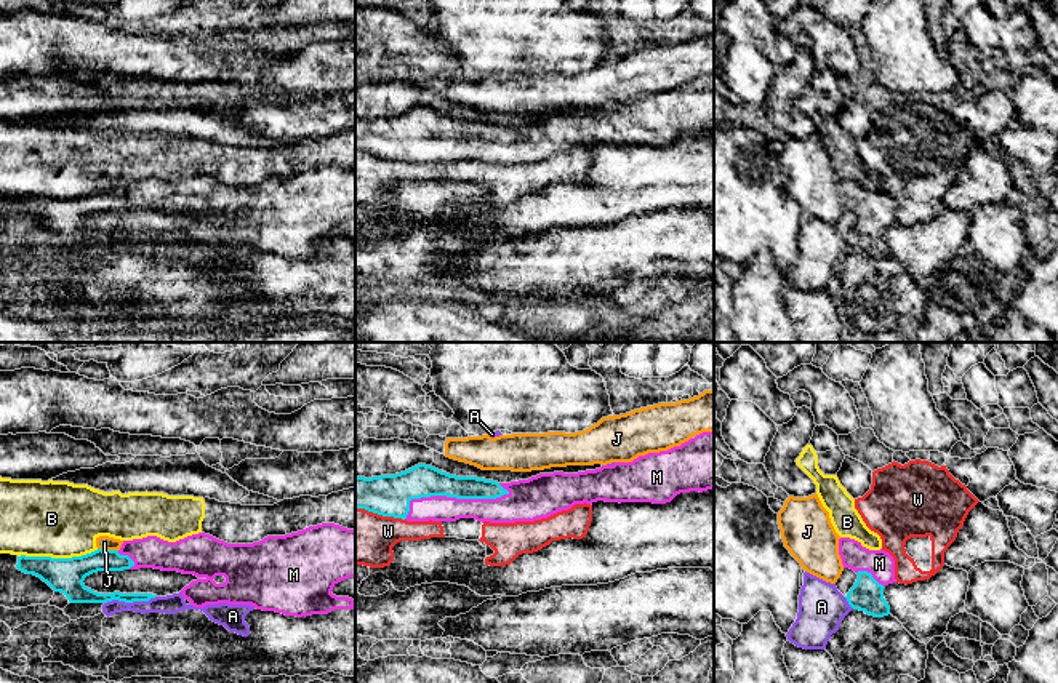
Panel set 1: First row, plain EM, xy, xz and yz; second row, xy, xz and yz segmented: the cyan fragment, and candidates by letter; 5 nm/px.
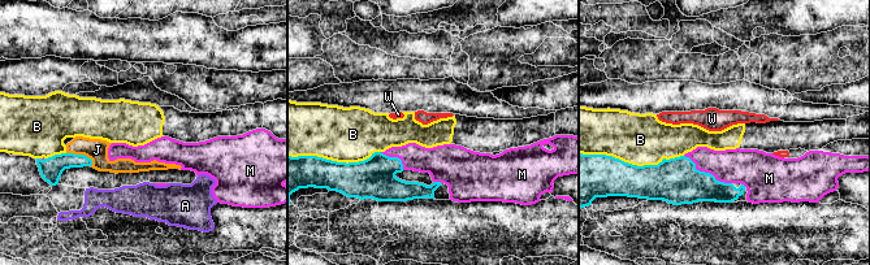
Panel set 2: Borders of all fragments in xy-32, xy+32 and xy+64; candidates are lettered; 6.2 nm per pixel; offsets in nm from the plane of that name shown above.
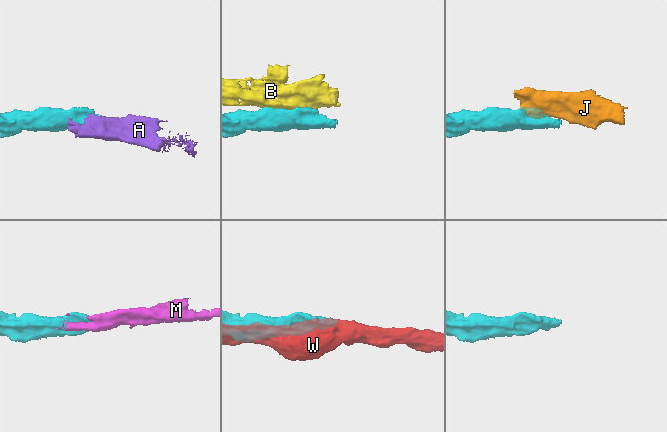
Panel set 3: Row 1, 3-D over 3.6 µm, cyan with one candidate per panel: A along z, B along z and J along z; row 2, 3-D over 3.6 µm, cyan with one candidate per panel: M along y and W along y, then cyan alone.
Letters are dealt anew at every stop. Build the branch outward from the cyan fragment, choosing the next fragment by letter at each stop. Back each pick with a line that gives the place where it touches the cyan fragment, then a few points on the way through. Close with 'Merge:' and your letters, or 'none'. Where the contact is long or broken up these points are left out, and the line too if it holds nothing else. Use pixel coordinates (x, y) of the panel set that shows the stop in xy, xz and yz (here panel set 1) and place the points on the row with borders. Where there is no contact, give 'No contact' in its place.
M: Touches cyan at xz (450, 496)
Merge: M

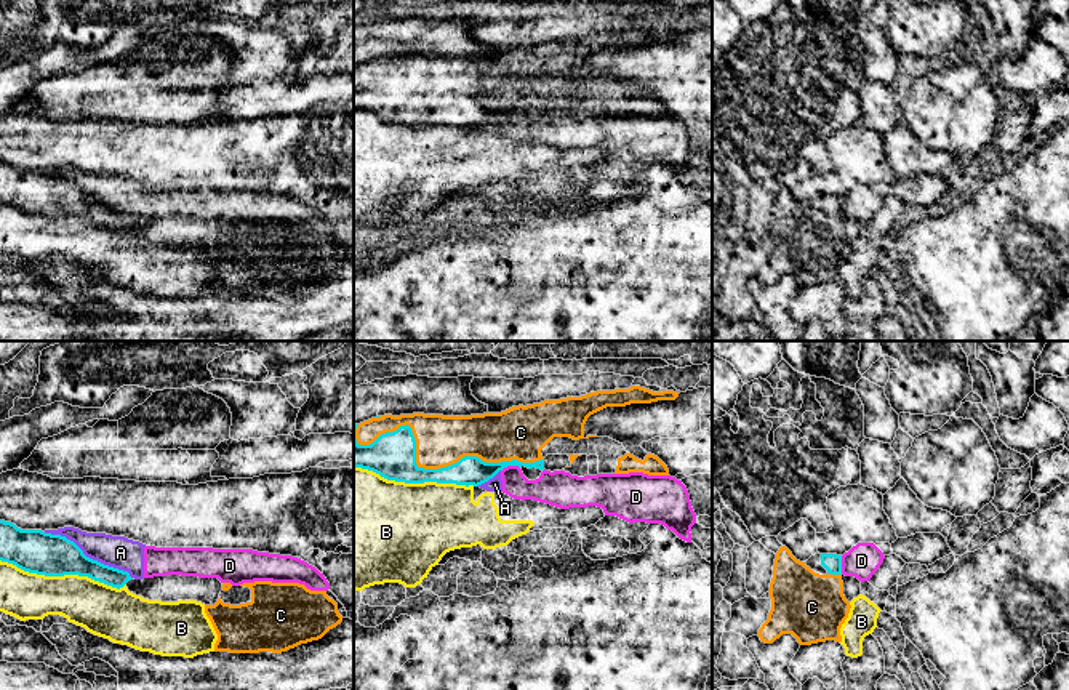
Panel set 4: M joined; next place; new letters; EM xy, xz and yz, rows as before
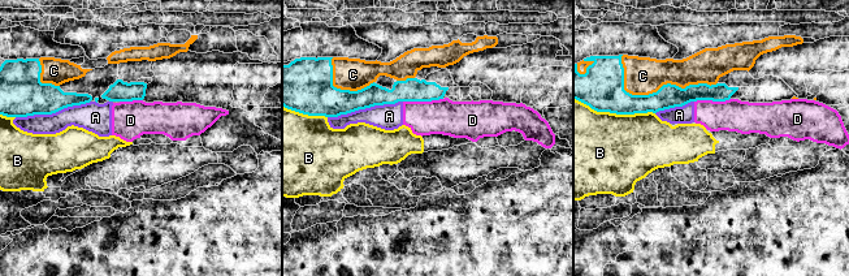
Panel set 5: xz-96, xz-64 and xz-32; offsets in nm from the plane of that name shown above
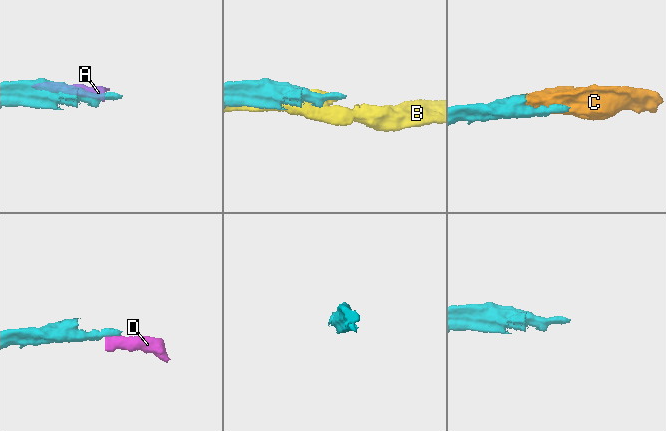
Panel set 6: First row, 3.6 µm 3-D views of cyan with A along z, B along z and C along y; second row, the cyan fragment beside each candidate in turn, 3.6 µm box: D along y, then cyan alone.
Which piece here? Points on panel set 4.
C: Touches cyan at xz (431, 469)
Merge: C

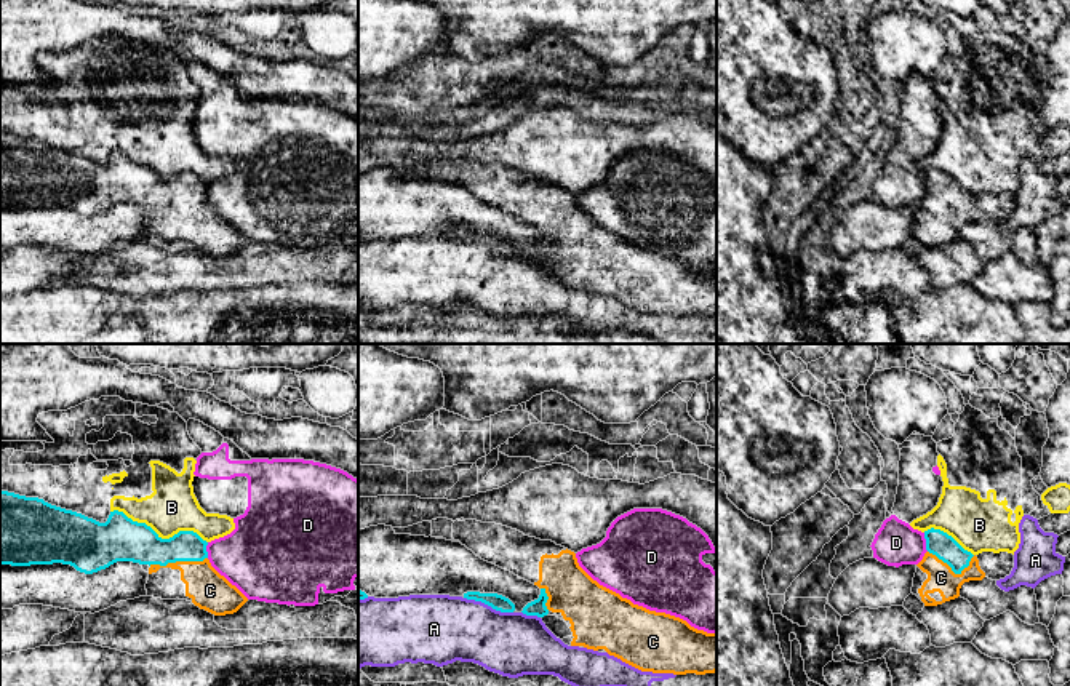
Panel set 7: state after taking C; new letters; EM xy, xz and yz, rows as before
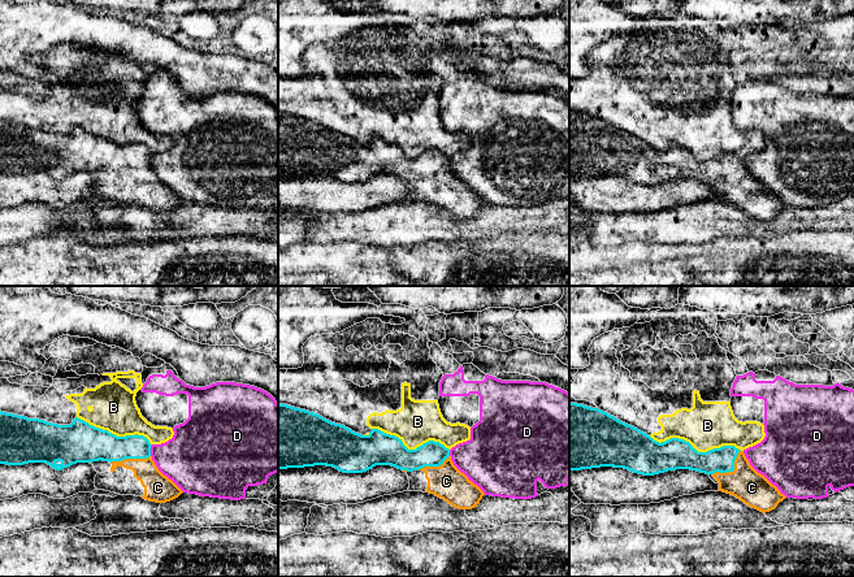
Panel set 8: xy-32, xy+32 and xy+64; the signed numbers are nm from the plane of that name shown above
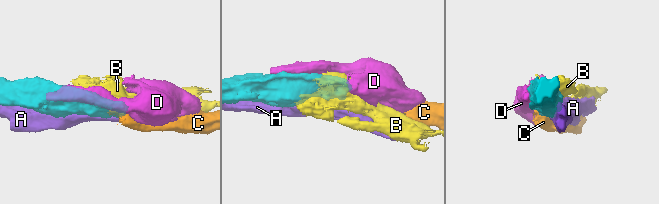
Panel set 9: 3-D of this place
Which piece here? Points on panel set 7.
C: Touches cyan at xy (178, 560). Path across: xy (138, 542), (178, 560), (210, 590)
Merge: C

